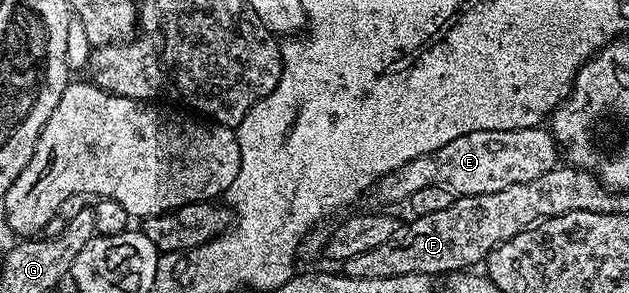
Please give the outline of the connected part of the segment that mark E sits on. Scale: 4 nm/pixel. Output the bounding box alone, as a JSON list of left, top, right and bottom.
[378,126,560,203]

